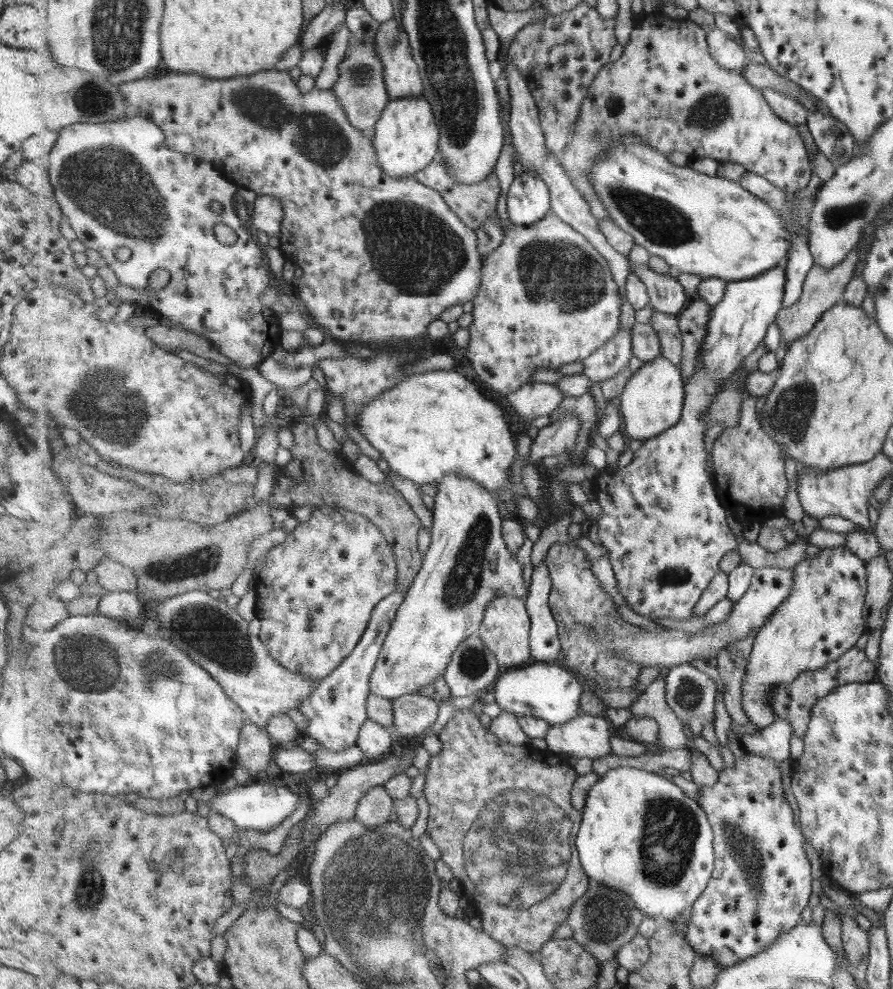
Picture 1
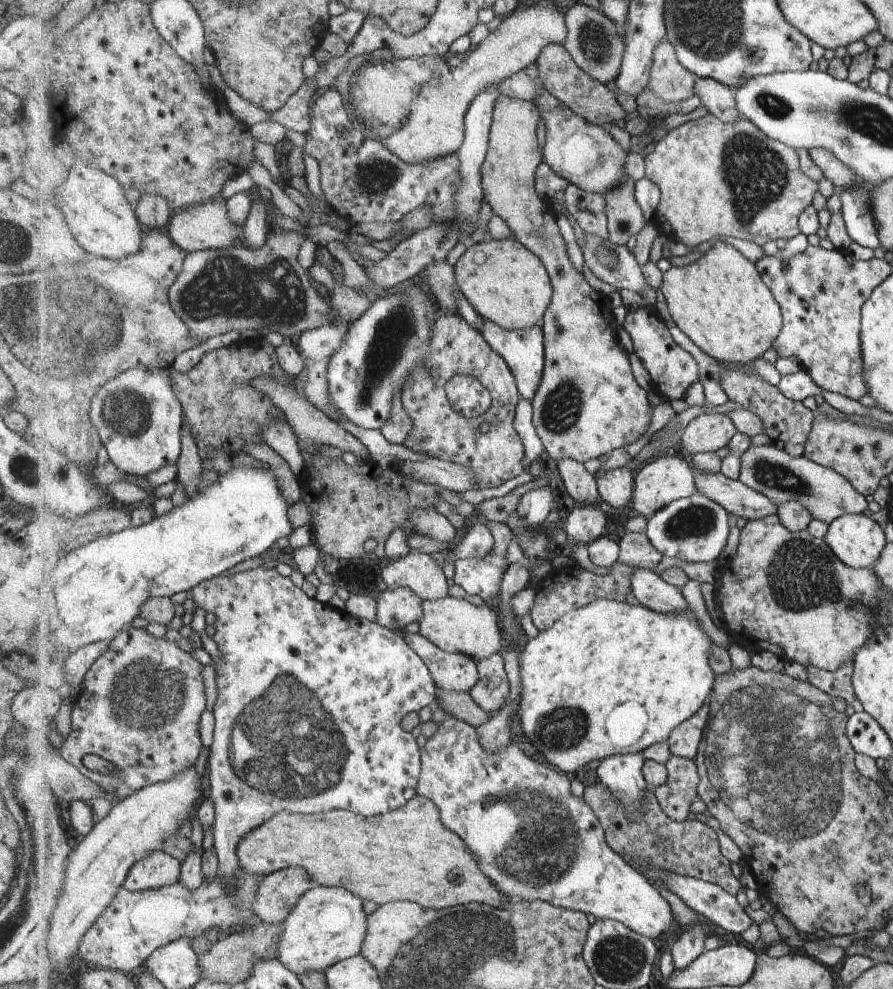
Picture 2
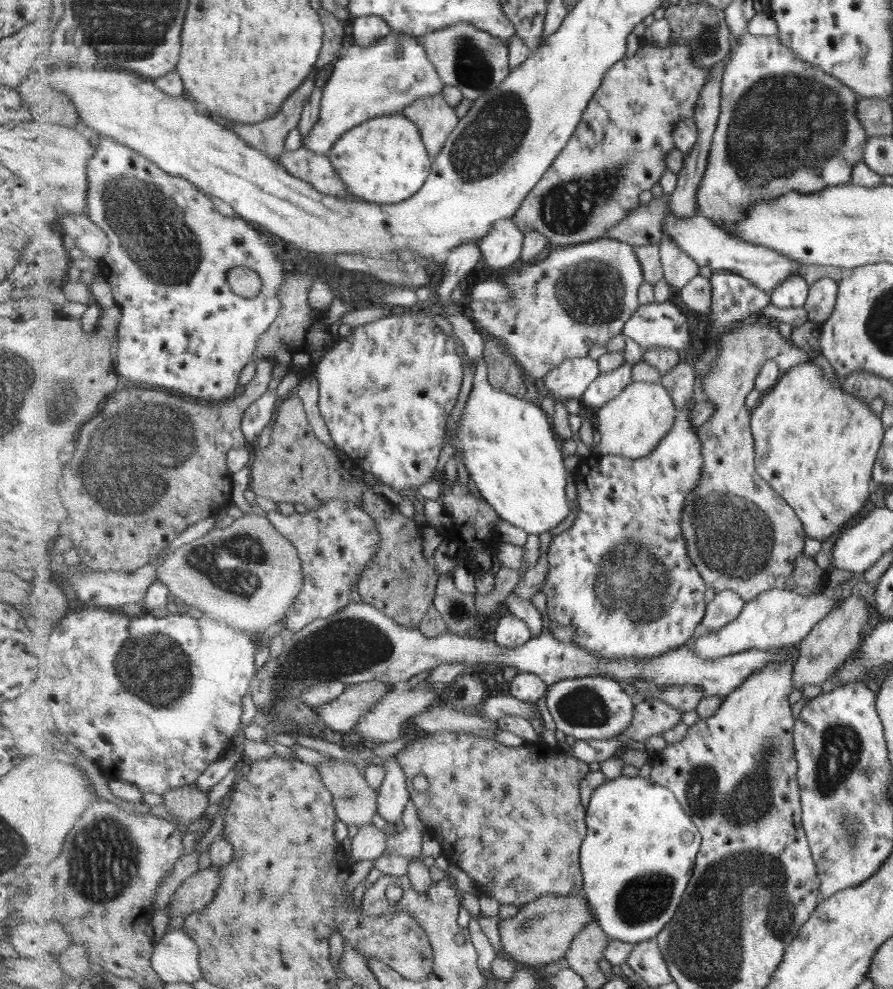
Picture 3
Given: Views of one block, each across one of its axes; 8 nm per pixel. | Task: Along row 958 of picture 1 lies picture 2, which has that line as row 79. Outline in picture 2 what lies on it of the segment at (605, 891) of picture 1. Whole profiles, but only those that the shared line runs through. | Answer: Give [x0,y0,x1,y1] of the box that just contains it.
[564,3,626,84]

